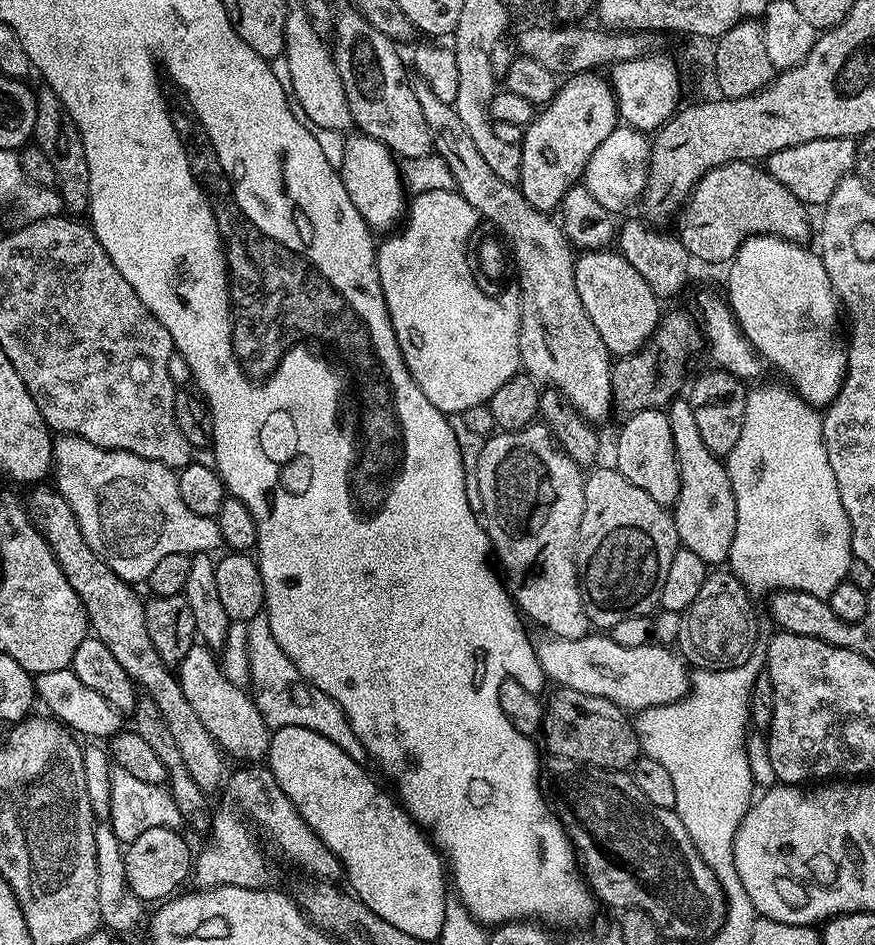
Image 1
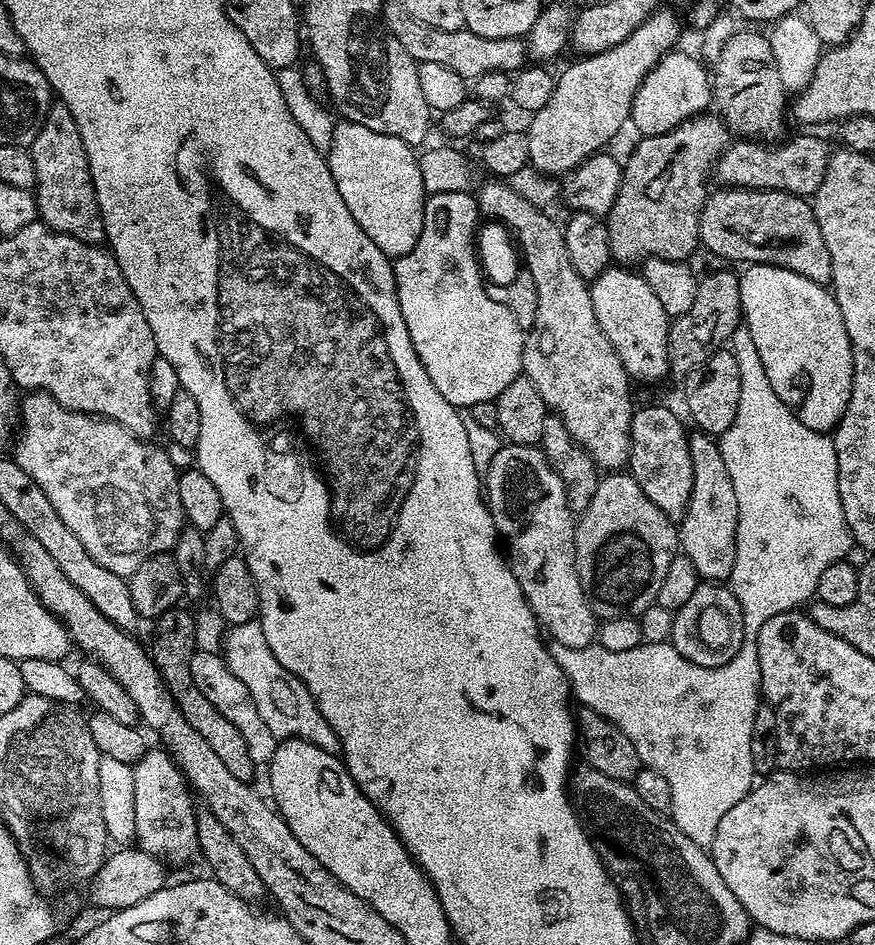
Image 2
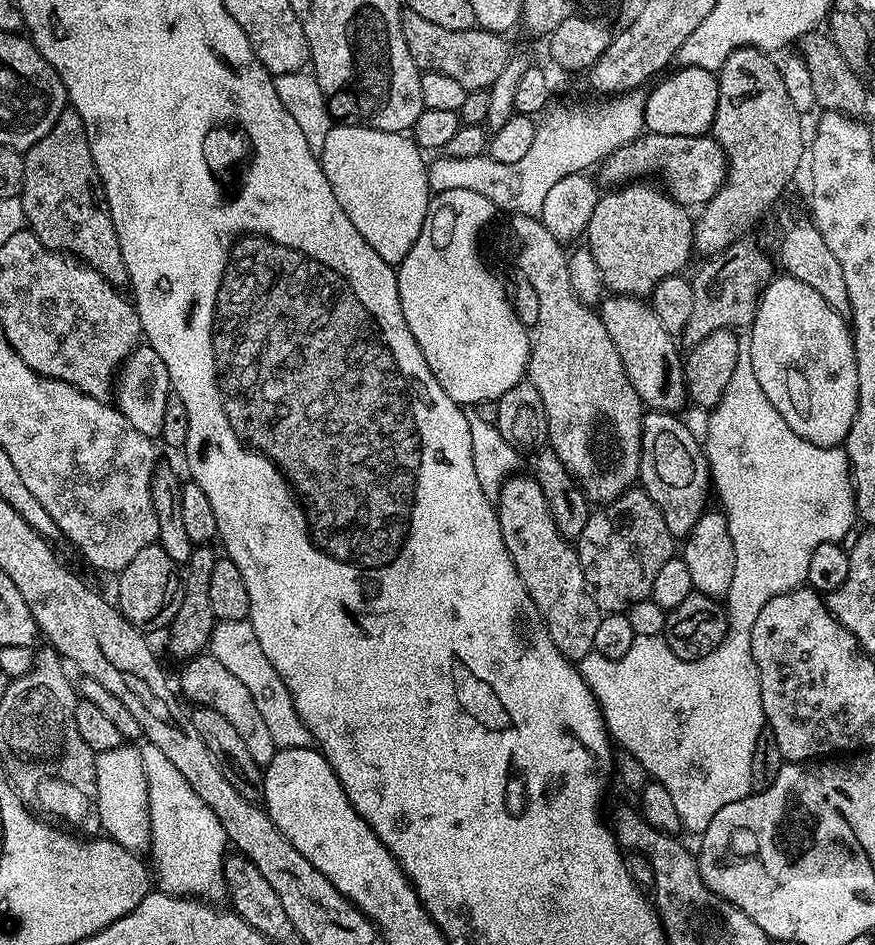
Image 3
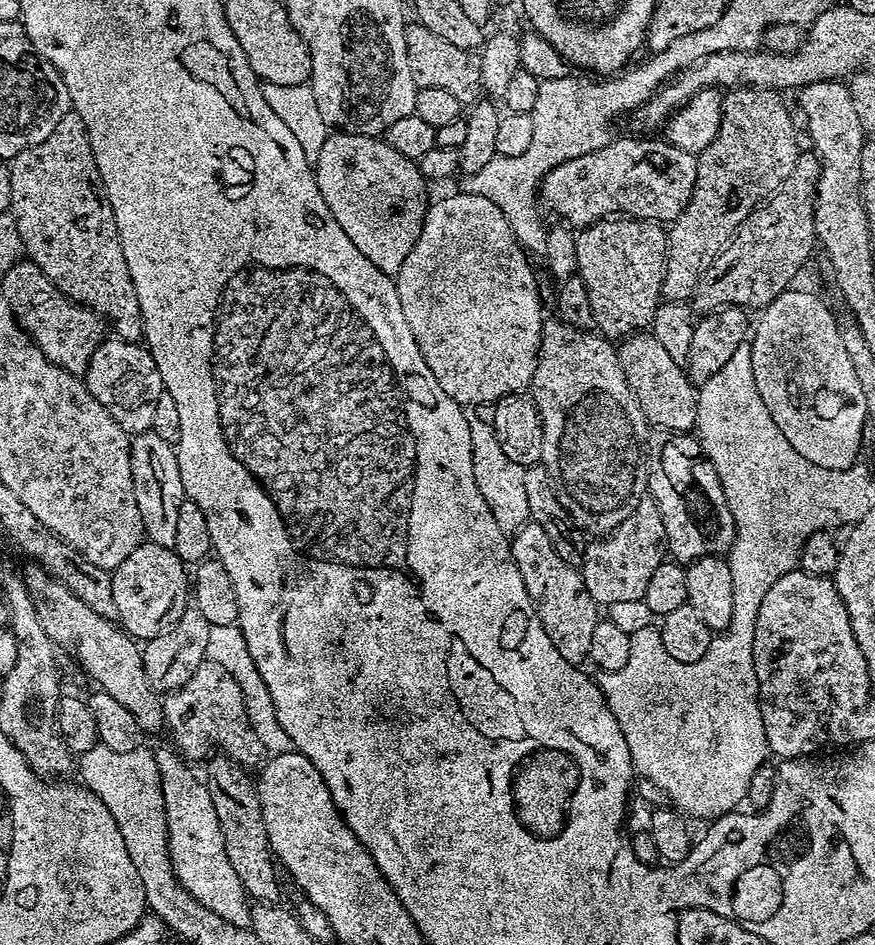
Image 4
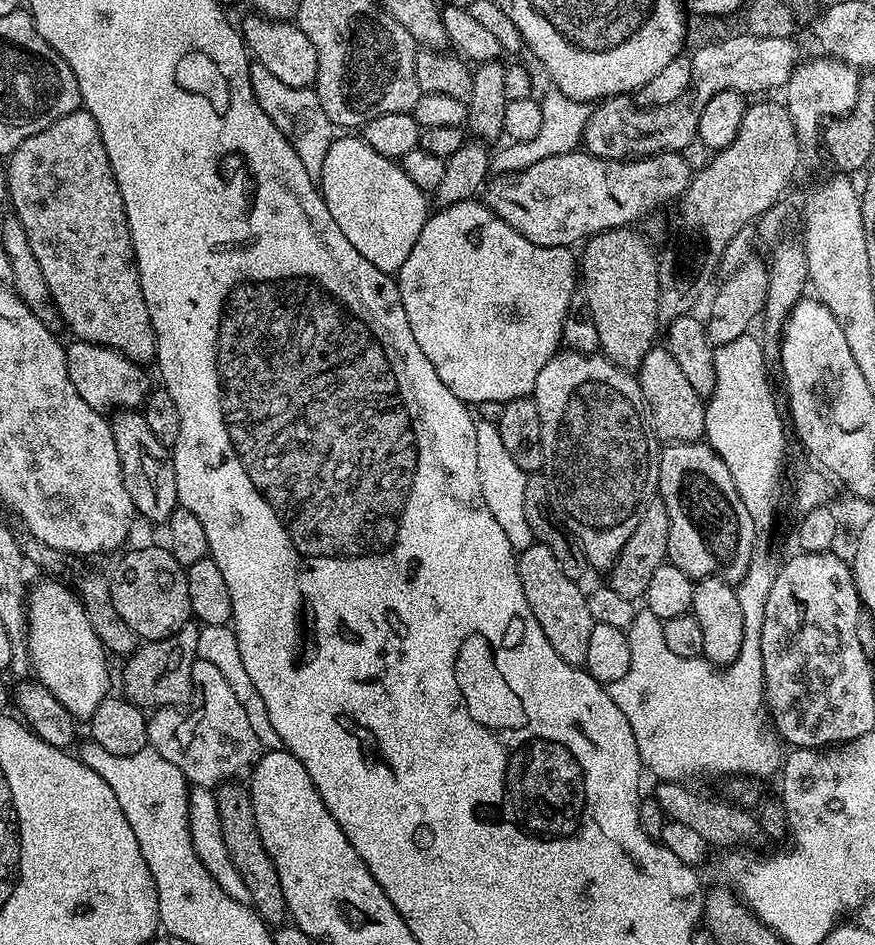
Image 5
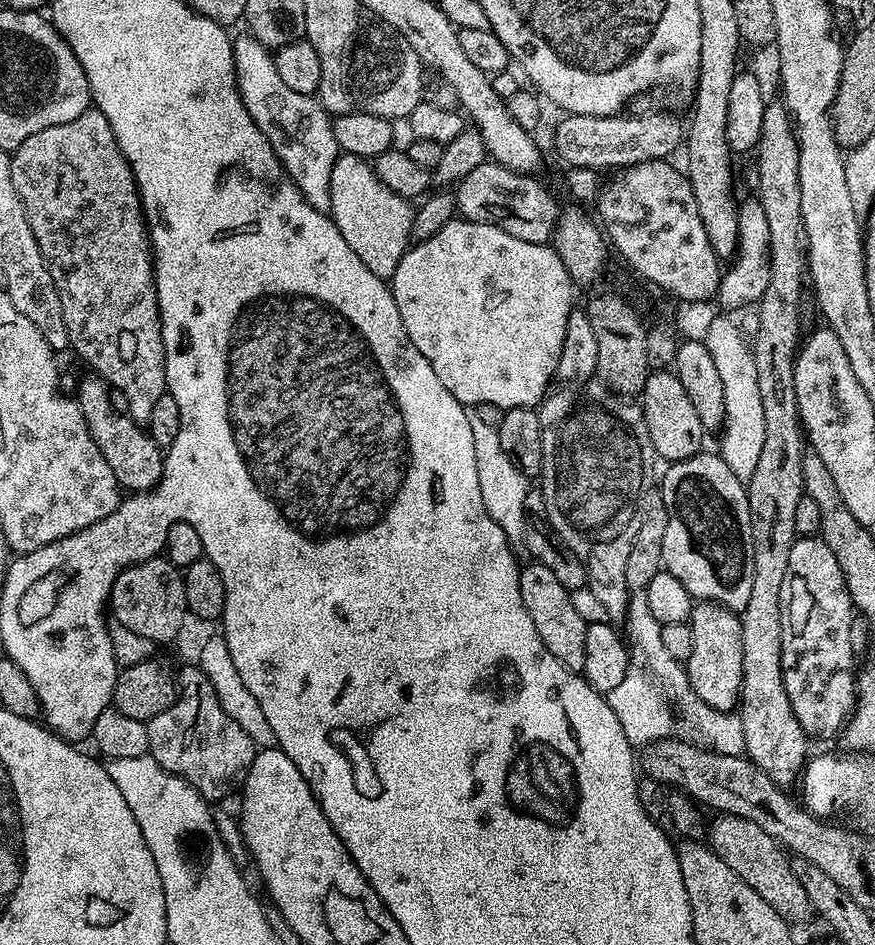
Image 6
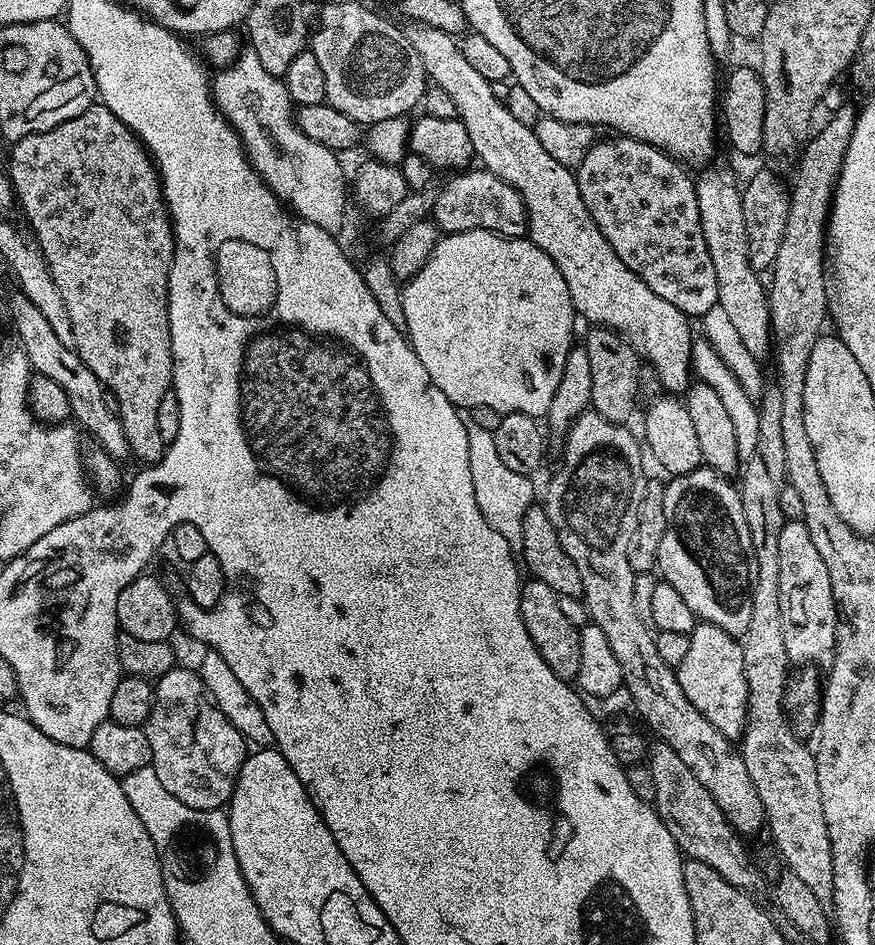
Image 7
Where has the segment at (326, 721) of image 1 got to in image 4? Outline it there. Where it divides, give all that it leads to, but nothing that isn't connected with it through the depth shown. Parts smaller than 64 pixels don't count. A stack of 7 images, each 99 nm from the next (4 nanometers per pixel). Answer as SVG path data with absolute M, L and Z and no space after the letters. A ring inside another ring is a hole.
M239 623L230 626L212 626L210 638L206 638L206 658L210 662L218 662L230 673L234 682L238 682L242 690L242 698L246 702L246 718L250 718L250 726L254 726L254 734L262 746L272 756L293 751L290 734L282 730L282 722L278 722L278 714L274 712L274 698L270 698L270 690L266 690L266 682L258 674L258 666L254 666L254 658L250 658L250 650L246 650L246 638L242 634Z

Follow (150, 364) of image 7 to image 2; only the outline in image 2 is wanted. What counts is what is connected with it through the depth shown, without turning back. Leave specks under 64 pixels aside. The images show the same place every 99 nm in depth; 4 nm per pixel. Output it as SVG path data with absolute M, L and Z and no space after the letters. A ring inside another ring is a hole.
M56 102L49 108L30 151L36 175L36 211L42 223L53 232L70 234L87 244L103 245L104 223L82 146L82 134L78 134L78 122L74 122L74 114L70 114L65 104Z

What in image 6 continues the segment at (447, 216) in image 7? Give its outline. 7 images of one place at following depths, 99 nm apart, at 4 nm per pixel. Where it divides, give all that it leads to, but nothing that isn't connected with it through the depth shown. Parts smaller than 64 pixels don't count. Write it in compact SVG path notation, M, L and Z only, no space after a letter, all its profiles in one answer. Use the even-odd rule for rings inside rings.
M495 162L482 163L455 185L457 213L470 222L498 226L498 230L506 230L506 234L522 238L522 242L548 244L553 239L562 208L556 205L551 190L536 178Z

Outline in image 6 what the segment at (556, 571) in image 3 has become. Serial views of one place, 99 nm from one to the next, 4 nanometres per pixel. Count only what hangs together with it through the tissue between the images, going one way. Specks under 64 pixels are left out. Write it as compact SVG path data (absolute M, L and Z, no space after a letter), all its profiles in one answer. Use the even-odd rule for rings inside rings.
M528 562L520 568L520 589L522 602L526 606L526 614L534 622L534 630L538 630L538 638L572 672L583 673L586 662L586 630L589 624L583 620L581 614L574 610L571 602L571 591L558 582L558 578L549 567L535 562Z

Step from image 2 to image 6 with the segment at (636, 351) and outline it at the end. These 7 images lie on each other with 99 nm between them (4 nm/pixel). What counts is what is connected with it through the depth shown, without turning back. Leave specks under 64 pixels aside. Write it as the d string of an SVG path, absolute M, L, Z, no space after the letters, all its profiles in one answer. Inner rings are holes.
M653 371L649 375L642 393L642 407L646 430L650 430L650 442L661 461L685 460L697 456L705 447L706 430L675 371Z

